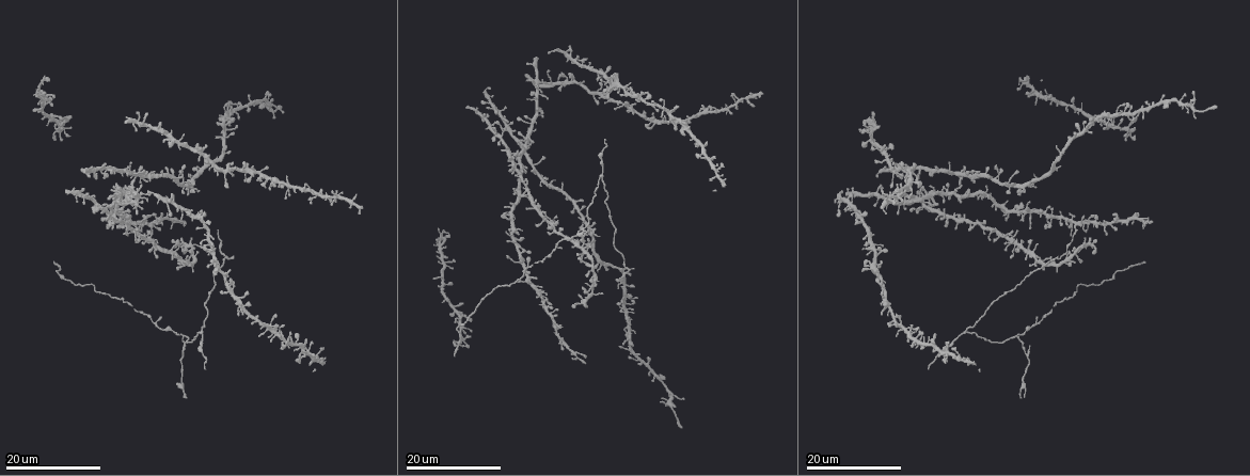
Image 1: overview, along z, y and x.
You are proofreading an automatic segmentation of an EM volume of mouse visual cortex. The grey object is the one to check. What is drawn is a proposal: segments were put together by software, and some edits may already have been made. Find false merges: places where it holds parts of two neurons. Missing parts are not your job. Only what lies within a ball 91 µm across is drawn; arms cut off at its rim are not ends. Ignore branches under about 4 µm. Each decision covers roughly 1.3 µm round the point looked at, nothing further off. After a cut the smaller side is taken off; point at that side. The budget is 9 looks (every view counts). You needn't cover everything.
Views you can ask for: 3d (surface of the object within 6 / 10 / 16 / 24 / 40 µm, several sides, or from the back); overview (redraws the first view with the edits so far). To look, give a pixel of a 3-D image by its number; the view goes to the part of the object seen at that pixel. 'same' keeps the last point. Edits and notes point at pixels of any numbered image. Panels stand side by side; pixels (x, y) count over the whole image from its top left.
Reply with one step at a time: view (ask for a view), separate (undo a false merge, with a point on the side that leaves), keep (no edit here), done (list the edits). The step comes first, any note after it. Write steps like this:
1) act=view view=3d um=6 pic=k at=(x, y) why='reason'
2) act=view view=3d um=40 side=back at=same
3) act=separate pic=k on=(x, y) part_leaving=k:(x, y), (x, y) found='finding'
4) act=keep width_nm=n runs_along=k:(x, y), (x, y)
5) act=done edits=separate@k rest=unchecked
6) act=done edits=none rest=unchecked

act=view view=3d um=24 pic=1 at=(1031, 213) why='four or more arms meet'

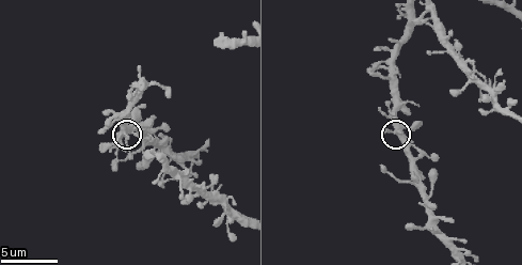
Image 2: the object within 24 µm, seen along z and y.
act=view view=3d um=10 at=same

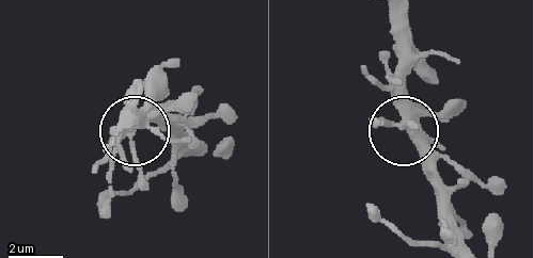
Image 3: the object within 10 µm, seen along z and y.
act=keep arms=5 found='continuous, no second neuron'

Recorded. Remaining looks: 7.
act=view view=3d um=24 pic=1 at=(1054, 263) why='four or more arms meet'

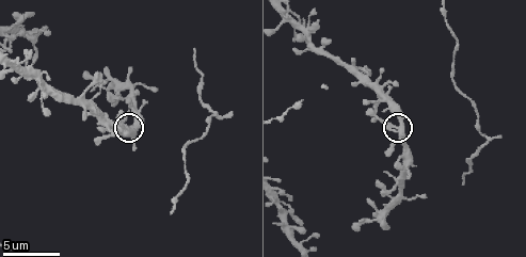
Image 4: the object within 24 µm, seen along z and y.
act=view view=3d um=6 pic=4 at=(400, 128)

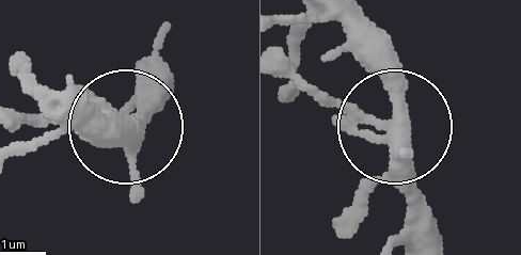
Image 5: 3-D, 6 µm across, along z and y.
act=keep width_nm=340 found='all the same neuron'

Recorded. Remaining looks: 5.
act=view view=3d um=24 pic=1 at=(1018, 335) why='two arms in line, one across'

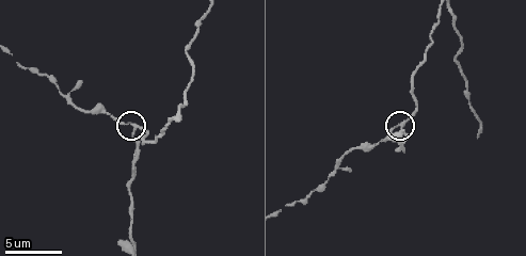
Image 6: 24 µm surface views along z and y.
act=view view=3d um=6 pic=6 at=(400, 123)

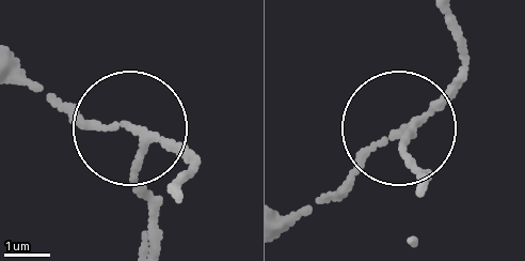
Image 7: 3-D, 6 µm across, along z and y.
act=separate pic=7 on=(145, 192) arms=3 found='a second neuron is stuck on'

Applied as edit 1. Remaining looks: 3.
act=view view=overview

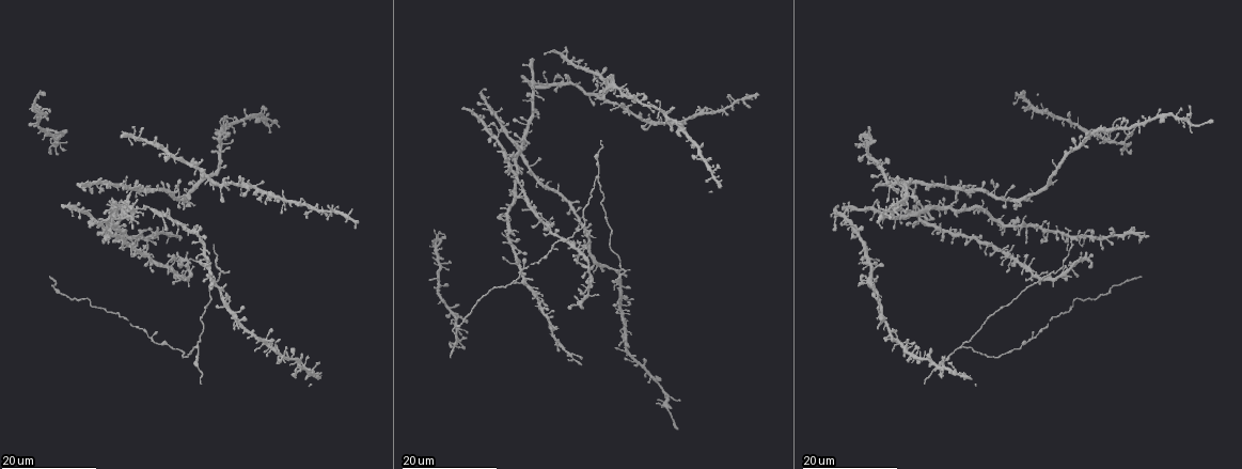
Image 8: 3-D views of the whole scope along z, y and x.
act=view view=3d um=24 pic=8 at=(590, 293) why='looks like a crossing'

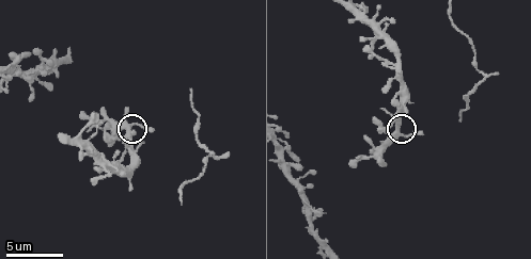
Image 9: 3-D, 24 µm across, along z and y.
act=view view=3d um=10 pic=9 at=(397, 135)

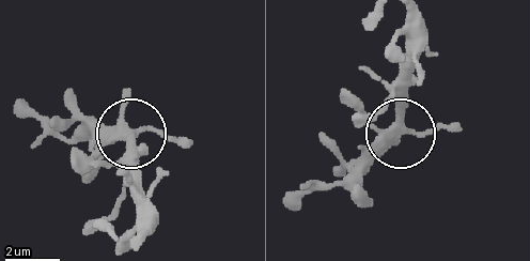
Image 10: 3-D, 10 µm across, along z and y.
act=keep width_nm=320 runs_along=10:(136, 235), (134, 136), (76, 132) found='one neuron here'

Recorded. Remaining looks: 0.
act=done edits=separate@7 rest=unchecked

